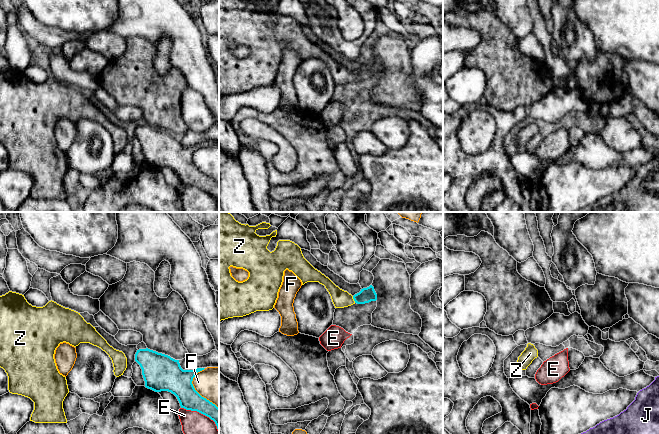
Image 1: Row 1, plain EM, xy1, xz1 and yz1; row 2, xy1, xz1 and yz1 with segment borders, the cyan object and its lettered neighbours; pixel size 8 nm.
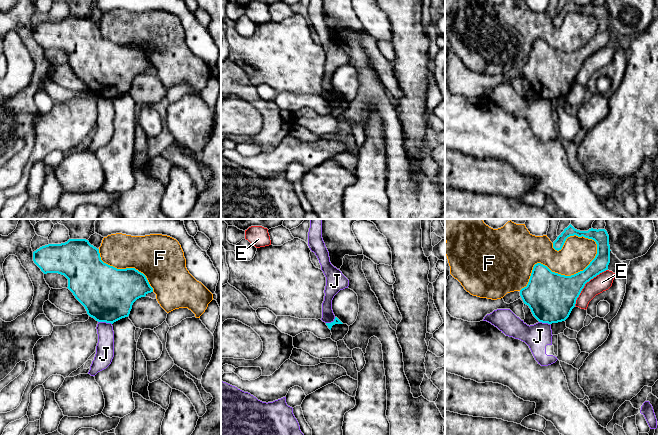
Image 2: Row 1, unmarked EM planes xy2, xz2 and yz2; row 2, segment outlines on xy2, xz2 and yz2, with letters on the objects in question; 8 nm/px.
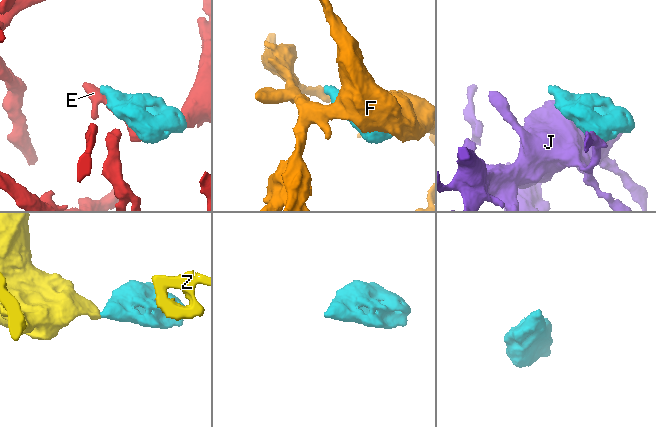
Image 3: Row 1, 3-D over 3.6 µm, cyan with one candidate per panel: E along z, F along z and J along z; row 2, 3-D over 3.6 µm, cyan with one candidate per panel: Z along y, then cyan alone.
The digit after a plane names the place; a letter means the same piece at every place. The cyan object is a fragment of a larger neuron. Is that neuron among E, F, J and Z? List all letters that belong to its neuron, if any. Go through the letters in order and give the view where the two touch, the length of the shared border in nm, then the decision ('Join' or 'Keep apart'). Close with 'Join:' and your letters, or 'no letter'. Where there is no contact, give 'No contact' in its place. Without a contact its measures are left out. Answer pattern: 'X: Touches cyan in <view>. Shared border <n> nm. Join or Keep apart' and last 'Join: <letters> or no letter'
E: Touches cyan in yz2. Shared border 400 nm. Keep apart
F: Touches cyan in yz2. Shared border 750 nm. Keep apart
J: Touches cyan in xy2. Shared border 110 nm. Keep apart
Z: Touches cyan in xz1. Shared border 60 nm. Join
Join: Z

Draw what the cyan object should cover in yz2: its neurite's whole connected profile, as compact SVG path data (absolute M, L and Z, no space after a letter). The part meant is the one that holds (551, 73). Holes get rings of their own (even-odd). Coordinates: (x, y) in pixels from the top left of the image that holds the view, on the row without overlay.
M570 0L553 18L553 24L561 26L566 15L574 11L596 18L597 30L590 40L583 47L565 52L537 39L533 43L527 62L520 66L524 80L529 82L539 98L552 100L565 97L575 83L585 60L608 46L611 26L607 7L593 4L580 7Z

